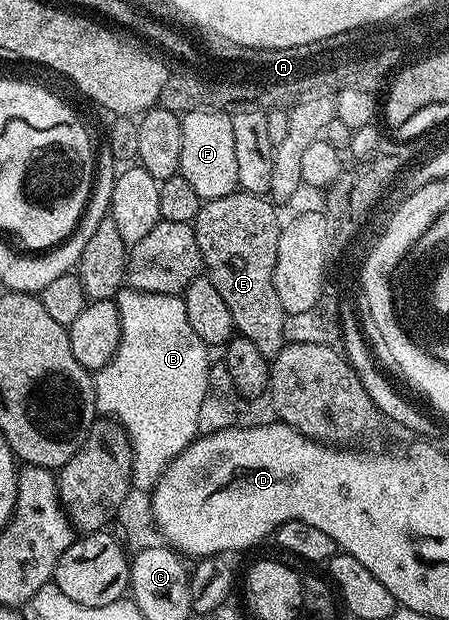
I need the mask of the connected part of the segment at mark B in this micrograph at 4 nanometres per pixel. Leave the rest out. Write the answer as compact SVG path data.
M126 286L117 293L115 299L121 319L119 346L111 362L107 362L107 366L93 376L93 389L98 413L116 420L129 436L133 447L133 483L140 486L144 480L155 482L165 472L165 467L197 439L199 406L203 406L209 381L210 349L201 341L199 334L191 330L185 301L181 296L151 294Z

